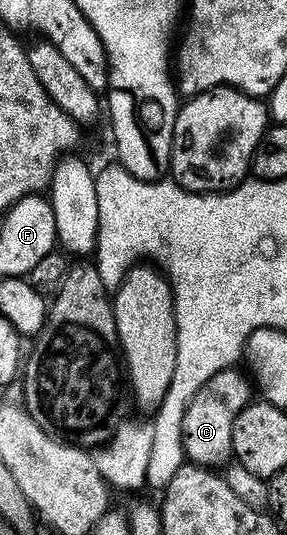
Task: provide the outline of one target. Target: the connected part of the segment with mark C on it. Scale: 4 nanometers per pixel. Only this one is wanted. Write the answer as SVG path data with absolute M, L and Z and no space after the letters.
M232 367L212 374L212 378L208 378L208 382L196 390L192 402L188 402L182 423L182 441L189 463L214 470L219 467L217 464L225 465L231 459L232 426L240 410L252 400L251 377L245 371L238 371L237 367Z

